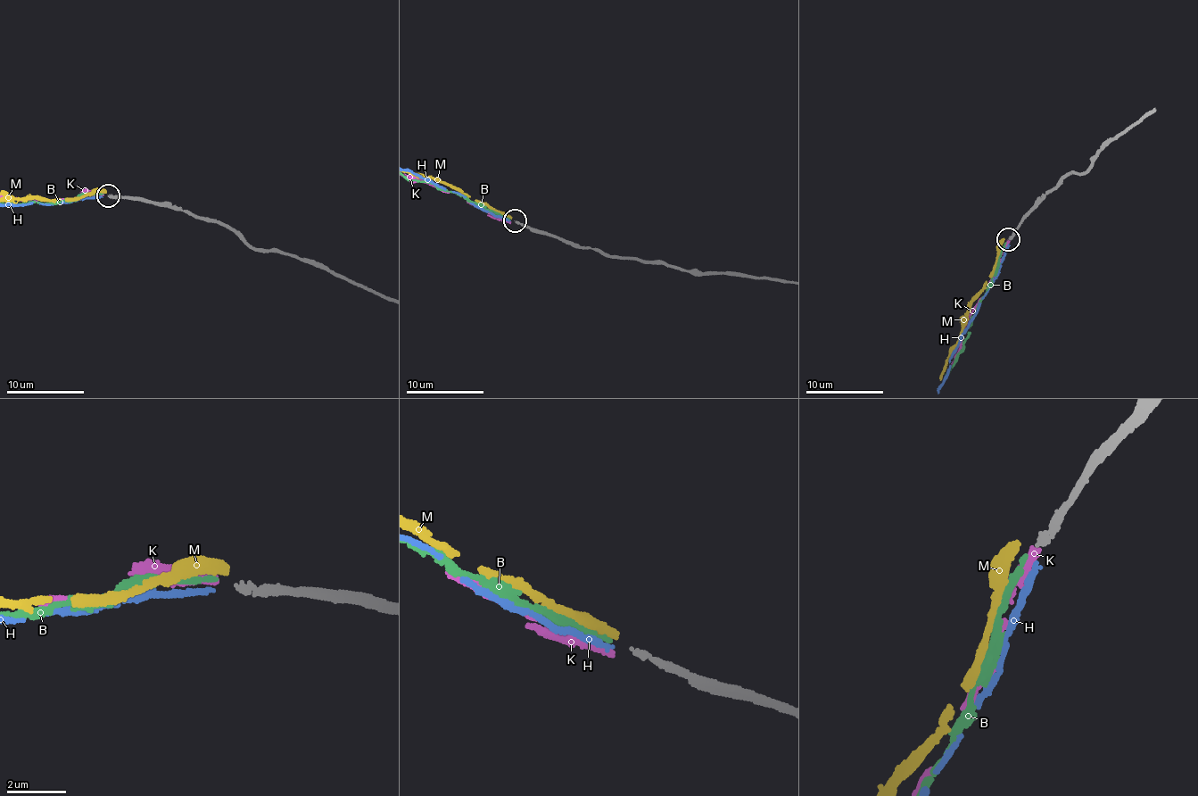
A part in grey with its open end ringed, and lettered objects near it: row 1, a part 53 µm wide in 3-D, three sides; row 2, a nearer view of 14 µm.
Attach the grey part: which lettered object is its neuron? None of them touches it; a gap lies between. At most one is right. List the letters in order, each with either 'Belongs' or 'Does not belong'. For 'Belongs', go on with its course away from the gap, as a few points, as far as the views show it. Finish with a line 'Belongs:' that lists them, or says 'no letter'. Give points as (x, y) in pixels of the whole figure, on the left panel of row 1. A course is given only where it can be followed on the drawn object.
B: Does not belong
H: Does not belong
K: Does not belong
M: Does not belong
Belongs: no letter

